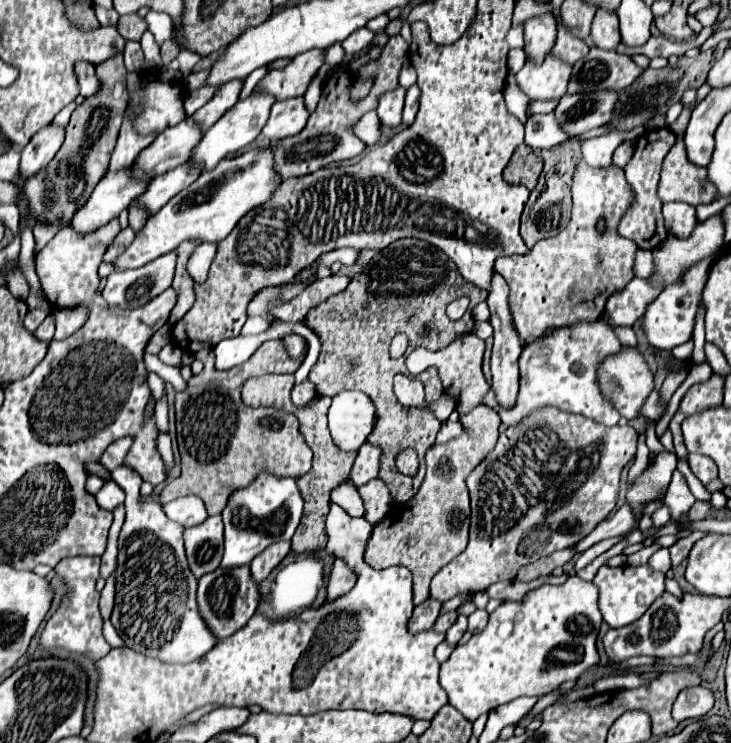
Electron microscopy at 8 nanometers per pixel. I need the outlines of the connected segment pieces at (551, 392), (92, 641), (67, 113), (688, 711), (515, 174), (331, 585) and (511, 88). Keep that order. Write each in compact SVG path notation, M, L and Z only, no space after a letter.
M584 322L572 326L572 330L556 330L556 334L546 336L544 340L524 346L520 356L520 390L516 404L512 408L500 408L496 402L490 402L490 406L500 414L506 426L520 422L520 418L540 406L556 406L564 412L592 418L604 426L616 426L620 414L600 392L598 366L606 356L612 356L618 350L622 350L622 346L604 322Z
M76 556L76 558L64 558L56 564L56 574L62 576L70 588L68 598L60 604L56 614L48 620L46 628L42 630L40 644L44 648L66 648L70 652L86 654L94 660L104 658L110 652L110 644L102 636L102 616L98 610L98 598L100 592L96 590L96 580L100 578L100 558L98 556Z
M71 102L67 106L65 106L54 118L53 124L56 124L57 126L66 126L70 120L70 117L77 107L77 104L75 102Z
M696 686L696 688L688 688L682 690L680 696L676 698L674 706L672 706L672 718L676 722L684 722L684 720L700 720L702 716L706 716L714 706L714 696L708 688L704 686Z
M520 144L503 172L503 178L509 184L524 184L528 188L534 188L542 172L542 166L542 156L536 154L530 146Z
M342 558L336 560L334 568L330 572L330 580L328 580L328 600L336 600L338 596L352 590L356 580L358 580L356 572L352 568L348 568Z
M508 74L506 78L506 86L504 86L504 100L506 100L506 106L508 110L524 124L526 122L526 106L530 104L528 96L520 90L514 74Z

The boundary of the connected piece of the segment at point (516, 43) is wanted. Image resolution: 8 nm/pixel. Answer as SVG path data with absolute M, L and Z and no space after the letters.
M510 26L508 30L508 36L506 36L506 42L510 44L510 48L522 48L524 46L524 34L522 34L524 26Z

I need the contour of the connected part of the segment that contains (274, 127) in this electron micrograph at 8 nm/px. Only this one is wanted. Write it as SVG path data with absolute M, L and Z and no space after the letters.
M286 98L286 100L278 100L272 106L270 118L262 130L262 134L268 140L280 140L280 138L288 138L298 134L306 122L308 122L308 110L304 106L304 98Z

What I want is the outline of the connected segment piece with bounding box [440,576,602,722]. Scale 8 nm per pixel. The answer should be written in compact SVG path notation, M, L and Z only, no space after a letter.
M570 576L562 586L544 586L532 590L522 602L504 600L488 620L488 626L474 634L464 646L456 646L452 656L440 668L440 686L448 694L448 702L470 722L490 710L512 702L520 696L544 696L568 680L598 664L596 636L602 622L598 610L598 588L592 582Z

